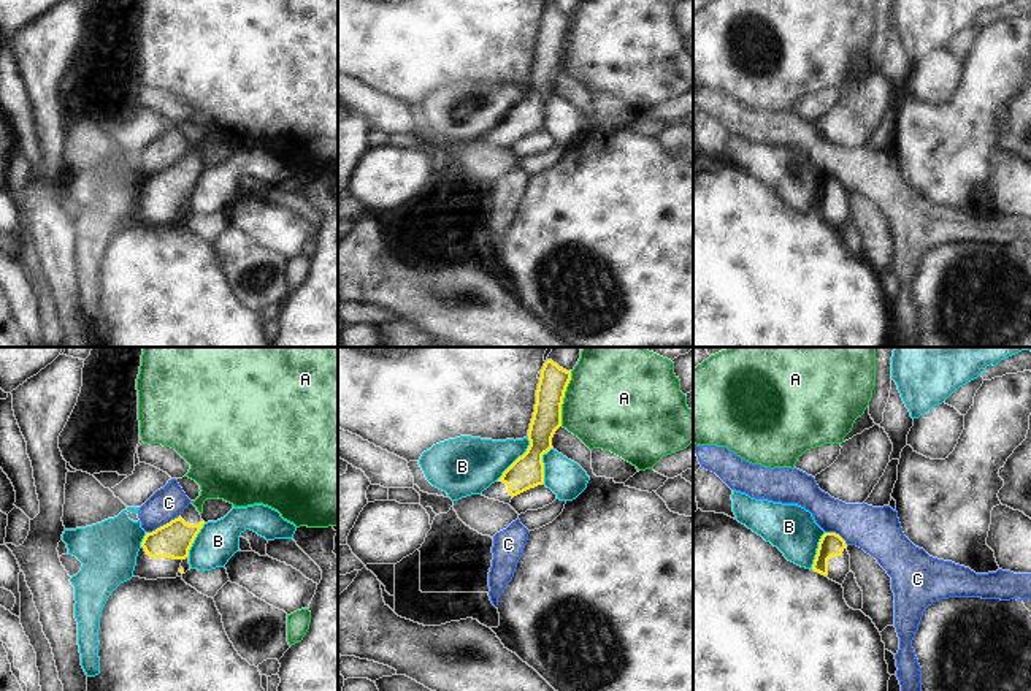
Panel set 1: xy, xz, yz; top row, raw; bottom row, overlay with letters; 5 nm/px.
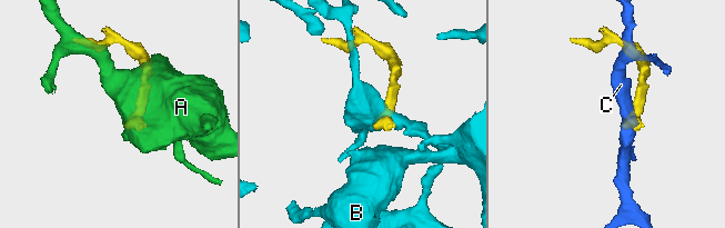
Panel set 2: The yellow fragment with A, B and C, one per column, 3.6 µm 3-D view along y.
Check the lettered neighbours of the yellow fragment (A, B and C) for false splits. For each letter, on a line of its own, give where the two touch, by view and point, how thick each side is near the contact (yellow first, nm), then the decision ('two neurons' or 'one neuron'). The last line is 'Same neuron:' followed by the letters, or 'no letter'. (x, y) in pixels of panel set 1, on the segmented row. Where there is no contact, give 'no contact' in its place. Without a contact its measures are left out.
A: xz (563, 397) | 150/480 nm | two neurons
B: xz (517, 458) | 170/280 nm | two neurons
C: xy (164, 525) | 180/170 nm | two neurons
Same neuron: no letter

